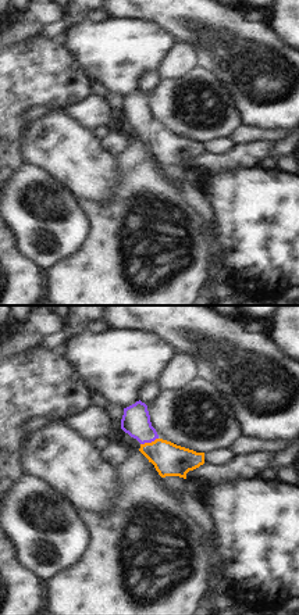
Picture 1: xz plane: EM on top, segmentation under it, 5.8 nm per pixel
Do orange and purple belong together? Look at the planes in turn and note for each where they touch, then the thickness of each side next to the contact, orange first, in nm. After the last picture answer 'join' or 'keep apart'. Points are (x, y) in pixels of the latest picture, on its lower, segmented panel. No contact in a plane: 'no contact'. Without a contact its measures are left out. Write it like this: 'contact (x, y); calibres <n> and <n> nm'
contact (149, 443); calibres 190 and 160 nm

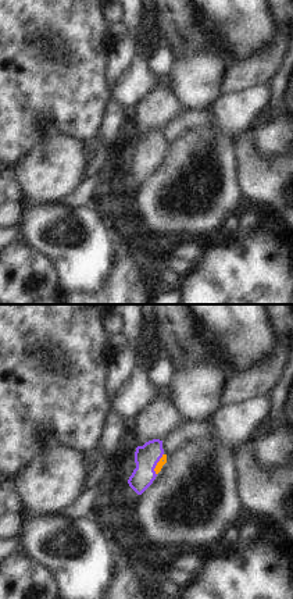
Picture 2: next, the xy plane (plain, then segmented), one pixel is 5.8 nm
contact (157, 464); calibres 50 and 140 nm

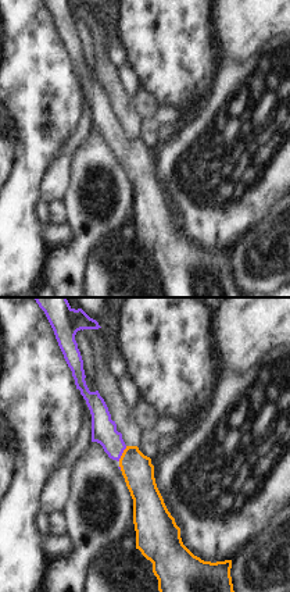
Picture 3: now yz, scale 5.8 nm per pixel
contact (122, 453); calibres 180 and 140 nm

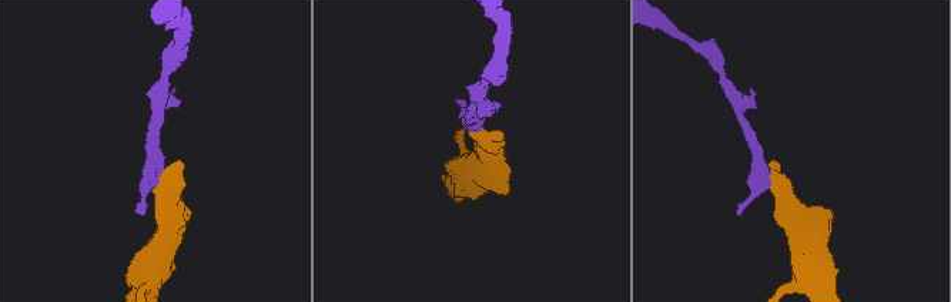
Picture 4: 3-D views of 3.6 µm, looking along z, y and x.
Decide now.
join

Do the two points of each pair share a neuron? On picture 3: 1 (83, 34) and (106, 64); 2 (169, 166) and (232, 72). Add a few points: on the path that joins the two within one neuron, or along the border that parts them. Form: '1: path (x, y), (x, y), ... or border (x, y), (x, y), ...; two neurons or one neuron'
1: border (82, 20), (93, 45), (97, 78); two neurons
2: path (192, 142), (210, 122), (228, 96); one neuron

